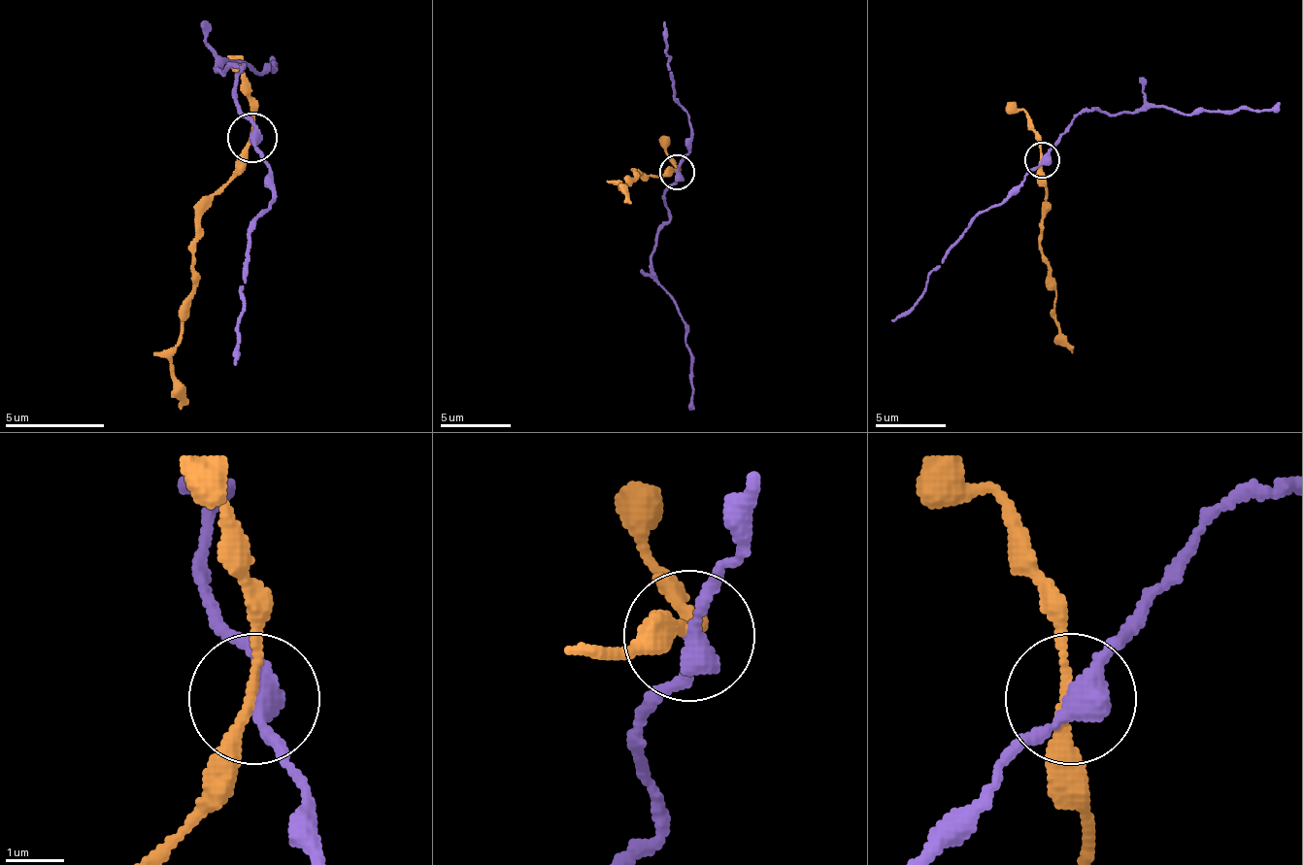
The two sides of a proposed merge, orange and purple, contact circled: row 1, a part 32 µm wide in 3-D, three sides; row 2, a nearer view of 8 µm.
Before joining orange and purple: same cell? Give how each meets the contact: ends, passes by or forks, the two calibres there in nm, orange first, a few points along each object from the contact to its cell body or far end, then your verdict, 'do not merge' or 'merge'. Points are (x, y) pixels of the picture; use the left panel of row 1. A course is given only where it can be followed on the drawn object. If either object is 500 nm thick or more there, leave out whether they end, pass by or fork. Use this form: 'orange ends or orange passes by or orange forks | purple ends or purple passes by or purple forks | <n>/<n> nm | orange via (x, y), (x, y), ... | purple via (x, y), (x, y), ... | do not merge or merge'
orange passes by | purple passes by | 180/360 nm | orange via (250, 136), (246, 166), (207, 210), (191, 254), (191, 299), (182, 324), (172, 374), (177, 408) | purple via (250, 136), (236, 101), (241, 72), (231, 67), (217, 72), (226, 62), (250, 72), (276, 67), (271, 56) | do not merge

